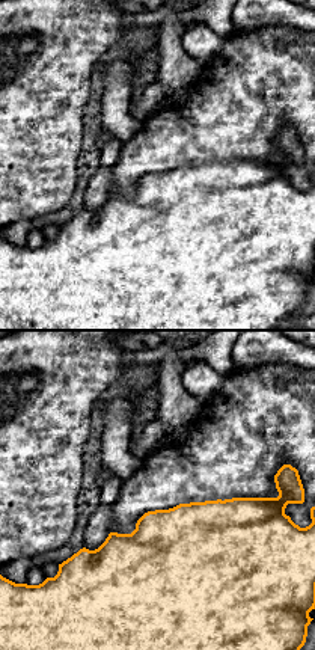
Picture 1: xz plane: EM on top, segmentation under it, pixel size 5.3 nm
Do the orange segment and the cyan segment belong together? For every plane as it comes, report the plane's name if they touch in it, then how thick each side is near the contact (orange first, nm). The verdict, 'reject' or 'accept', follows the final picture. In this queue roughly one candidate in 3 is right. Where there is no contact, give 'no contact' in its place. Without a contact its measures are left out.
no contact

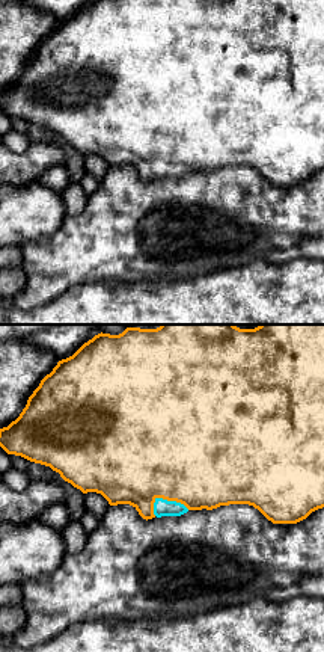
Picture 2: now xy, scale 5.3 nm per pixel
meets orange in xy; 500 nm thick on the orange side, 100 nm on the other

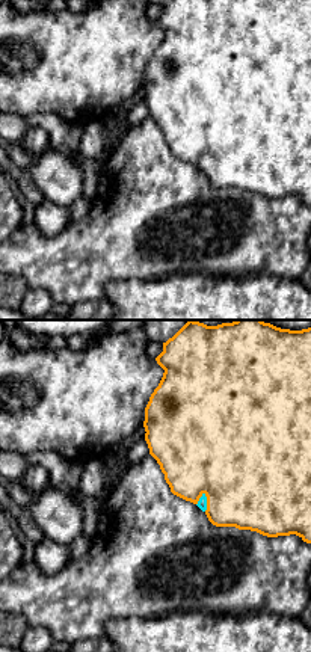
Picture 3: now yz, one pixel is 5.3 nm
meets orange in yz; 500 nm thick on the orange side, 50 nm on the other

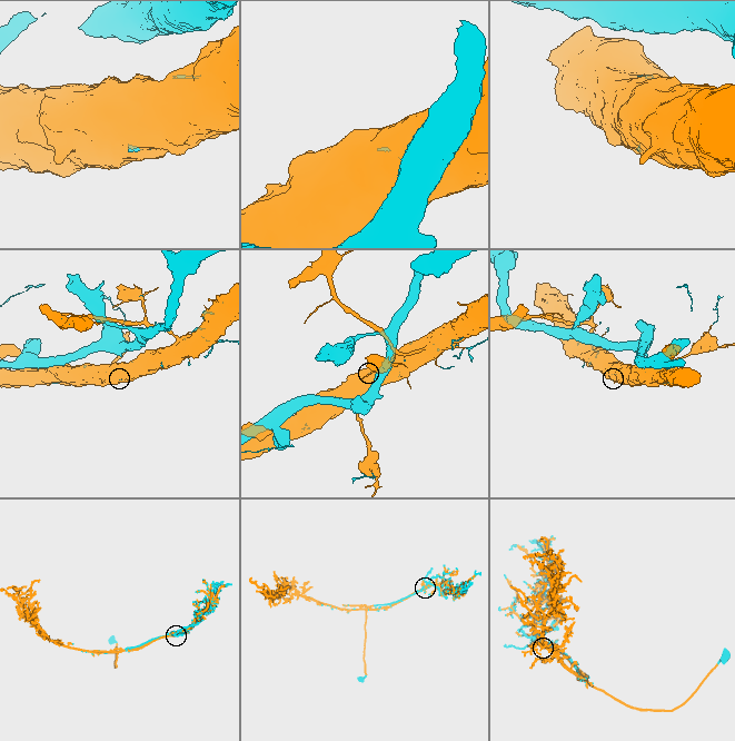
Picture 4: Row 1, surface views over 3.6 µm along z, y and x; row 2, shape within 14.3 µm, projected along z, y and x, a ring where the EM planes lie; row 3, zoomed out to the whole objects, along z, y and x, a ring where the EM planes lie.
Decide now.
accept

